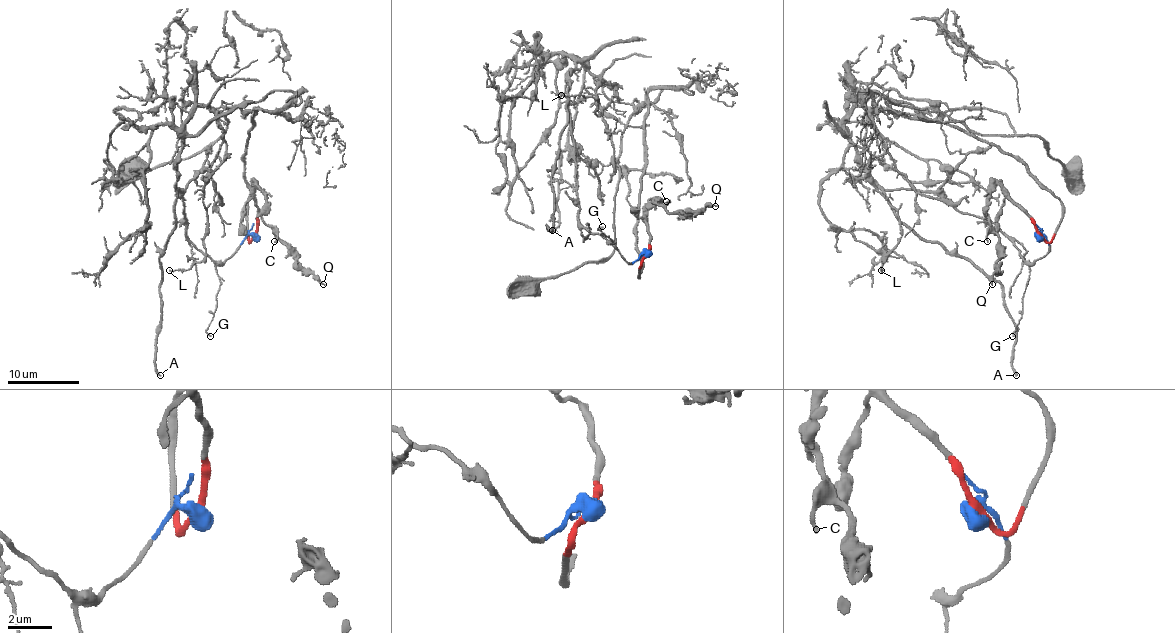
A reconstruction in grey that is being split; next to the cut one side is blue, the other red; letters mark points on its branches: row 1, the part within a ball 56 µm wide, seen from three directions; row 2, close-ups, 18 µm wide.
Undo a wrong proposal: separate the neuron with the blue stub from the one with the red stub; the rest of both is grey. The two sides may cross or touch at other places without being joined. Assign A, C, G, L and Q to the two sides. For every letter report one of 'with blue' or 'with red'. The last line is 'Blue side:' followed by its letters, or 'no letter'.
A: with blue
C: with red
G: with blue
L: with blue
Q: with red
Blue side: A, G, L

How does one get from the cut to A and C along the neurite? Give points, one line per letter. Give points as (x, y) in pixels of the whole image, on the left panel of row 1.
A: (254, 236), (214, 263), (186, 234), (177, 189), (175, 227), (159, 257), (161, 376)
C: (254, 236), (256, 184), (265, 195), (265, 213), (261, 218), (277, 236), (274, 241)

